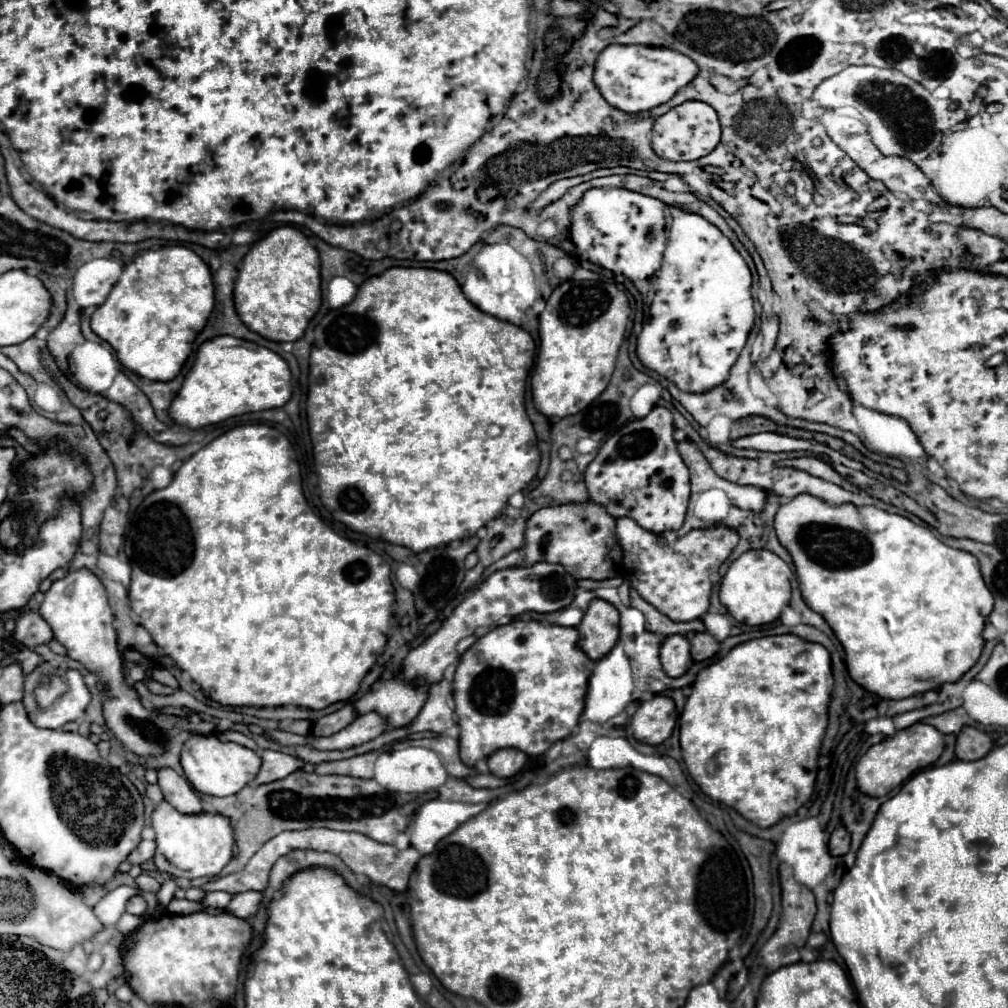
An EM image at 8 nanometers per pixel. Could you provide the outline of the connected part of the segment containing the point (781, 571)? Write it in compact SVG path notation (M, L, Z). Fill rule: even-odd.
M767 549L747 551L739 559L735 559L729 565L727 573L723 575L721 589L719 589L719 601L727 607L731 617L739 623L747 623L747 625L771 623L779 617L781 609L789 605L791 583L787 575L793 575L791 567L775 553Z

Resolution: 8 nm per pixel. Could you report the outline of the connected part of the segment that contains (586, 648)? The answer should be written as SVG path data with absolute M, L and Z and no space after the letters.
M593 599L577 631L579 649L597 661L605 657L619 639L619 611L603 599Z

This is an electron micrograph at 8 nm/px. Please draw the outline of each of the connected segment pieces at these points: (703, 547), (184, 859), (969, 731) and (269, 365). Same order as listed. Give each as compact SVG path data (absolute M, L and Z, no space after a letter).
M629 517L617 519L617 537L625 549L625 571L629 583L647 603L673 621L693 621L709 609L711 569L719 567L737 545L737 533L723 525L695 529L679 537L675 543L667 543L661 535L645 531Z
M161 801L151 815L151 827L155 829L157 841L153 861L159 871L173 877L213 877L219 875L233 857L233 825L227 815L207 811L201 811L201 815L181 815L177 809L169 807L167 801Z
M963 727L957 735L955 755L963 761L977 761L991 751L991 737L975 727Z
M219 335L197 349L195 365L175 395L169 415L191 429L221 423L251 411L283 407L291 399L291 371L283 357L257 343Z

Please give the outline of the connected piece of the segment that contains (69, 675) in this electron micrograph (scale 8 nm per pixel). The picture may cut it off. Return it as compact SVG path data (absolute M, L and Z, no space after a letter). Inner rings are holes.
M39 665L33 673L29 673L25 677L25 697L23 697L23 705L29 713L29 719L33 725L43 727L43 729L59 729L69 721L77 721L83 713L85 707L91 701L91 693L87 689L87 685L83 683L83 675L79 671L69 669L63 677L69 685L67 693L63 693L51 707L47 709L39 709L37 701L33 697L33 689L39 683L39 679L47 673L45 665Z

